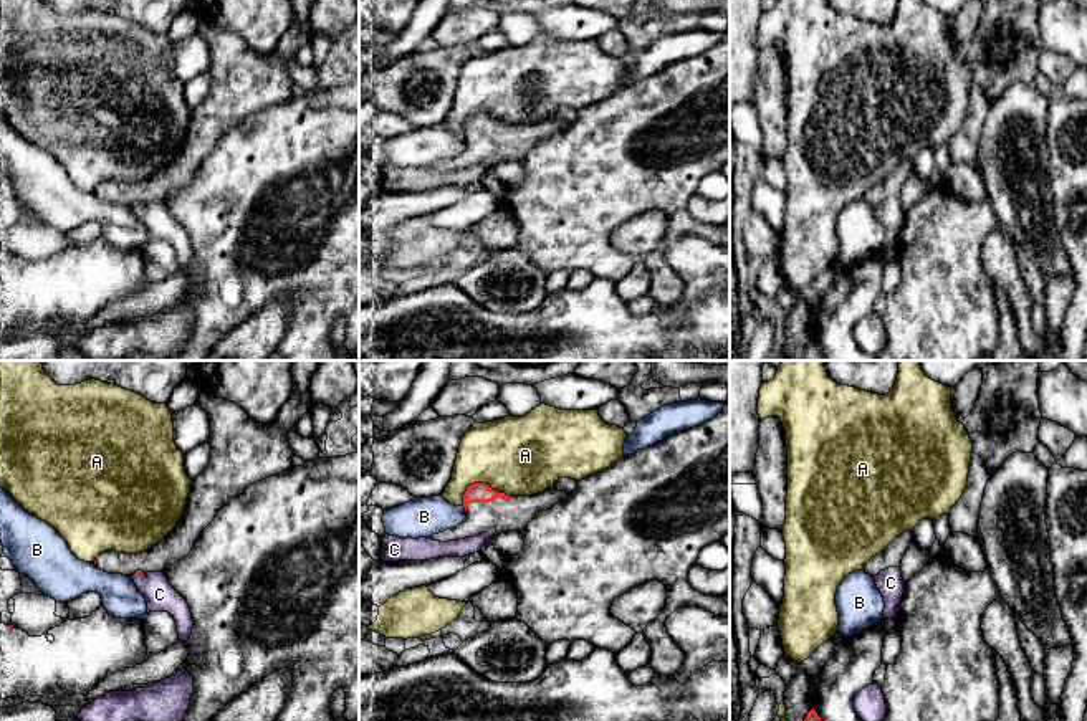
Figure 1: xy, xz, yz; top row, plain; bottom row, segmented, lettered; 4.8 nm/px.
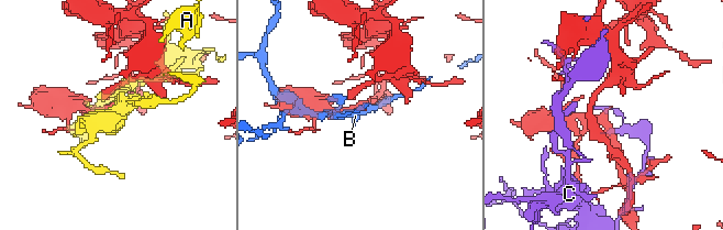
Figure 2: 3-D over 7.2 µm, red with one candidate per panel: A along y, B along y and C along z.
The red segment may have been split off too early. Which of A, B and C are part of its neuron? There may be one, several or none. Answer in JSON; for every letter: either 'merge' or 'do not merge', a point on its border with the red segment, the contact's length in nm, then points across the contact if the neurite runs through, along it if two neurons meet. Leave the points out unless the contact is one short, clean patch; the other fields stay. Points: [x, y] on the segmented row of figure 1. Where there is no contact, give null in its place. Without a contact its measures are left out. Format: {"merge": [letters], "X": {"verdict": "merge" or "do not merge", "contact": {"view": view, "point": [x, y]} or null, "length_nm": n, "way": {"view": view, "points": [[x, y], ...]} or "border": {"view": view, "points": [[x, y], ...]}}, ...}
{"merge": [], "A": {"verdict": "do not merge", "contact": {"view": "xz", "point": [478, 483]}, "length_nm": 240}, "B": {"verdict": "do not merge", "contact": {"view": "xz", "point": [465, 510]}, "length_nm": 40}, "C": {"verdict": "do not merge", "contact": {"view": "xy", "point": [139, 572]}, "length_nm": 40}}

